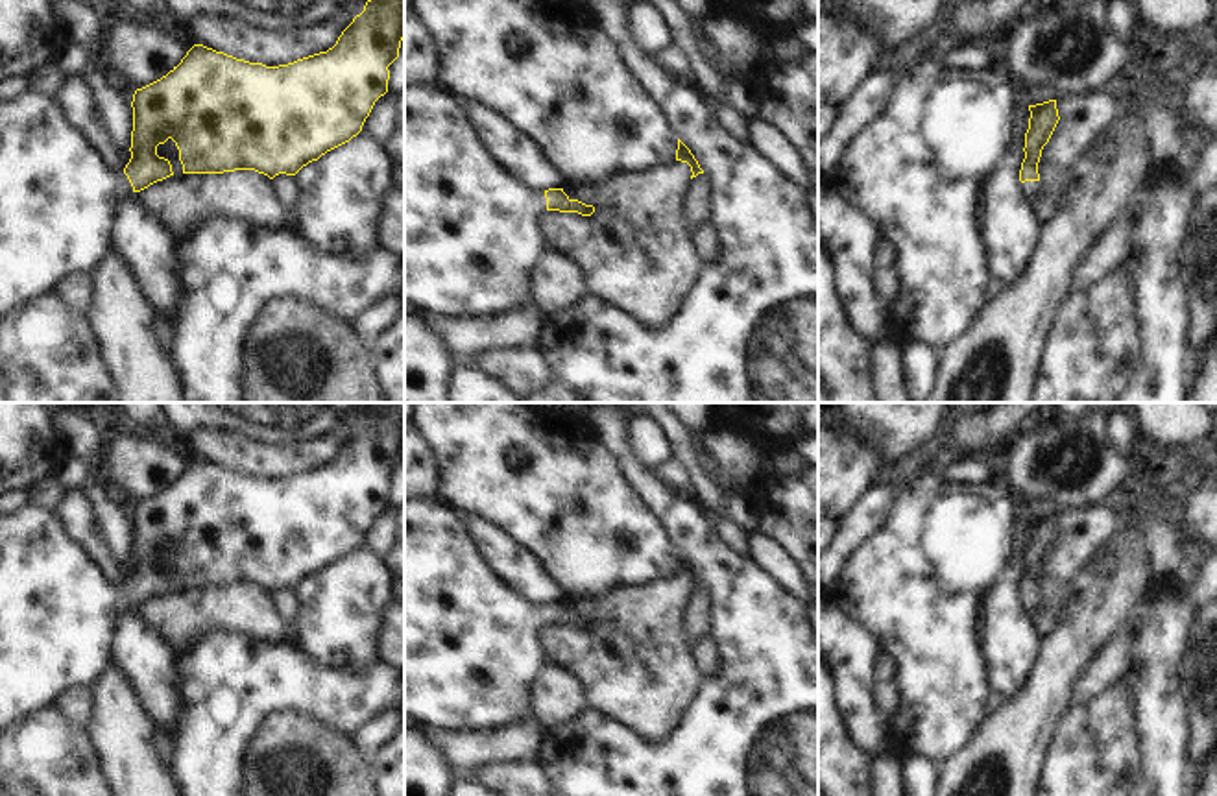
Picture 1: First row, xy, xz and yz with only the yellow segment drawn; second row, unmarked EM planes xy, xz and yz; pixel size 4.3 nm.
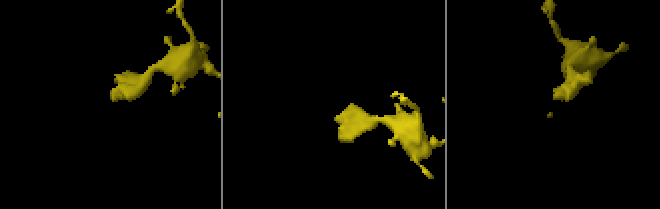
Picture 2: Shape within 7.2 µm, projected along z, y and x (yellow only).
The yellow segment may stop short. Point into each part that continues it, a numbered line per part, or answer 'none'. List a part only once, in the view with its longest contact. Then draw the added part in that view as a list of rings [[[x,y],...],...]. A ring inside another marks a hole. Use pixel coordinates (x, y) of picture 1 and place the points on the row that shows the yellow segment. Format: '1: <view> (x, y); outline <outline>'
1: xy (58, 194); outline [[[42,92],[0,102],[0,320],[76,275],[90,275],[111,253],[116,207],[133,192],[118,172]]]

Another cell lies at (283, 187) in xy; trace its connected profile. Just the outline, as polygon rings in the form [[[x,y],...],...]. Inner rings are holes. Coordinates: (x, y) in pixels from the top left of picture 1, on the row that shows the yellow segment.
[[[279,174],[273,179],[270,179],[271,192],[284,214],[284,220],[290,220],[295,223],[295,201],[299,196],[299,188],[295,185],[294,175]]]

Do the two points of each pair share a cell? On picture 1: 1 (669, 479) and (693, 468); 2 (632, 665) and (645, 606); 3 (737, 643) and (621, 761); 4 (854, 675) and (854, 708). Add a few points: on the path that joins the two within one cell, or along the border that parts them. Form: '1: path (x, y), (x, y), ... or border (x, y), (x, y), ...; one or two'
1: border (671, 455), (686, 471), (691, 494); two
2: path (636, 651), (638, 630), (645, 621); one
3: path (735, 682), (713, 704), (713, 710), (660, 761); one
4: path (854, 682), (854, 700); one

